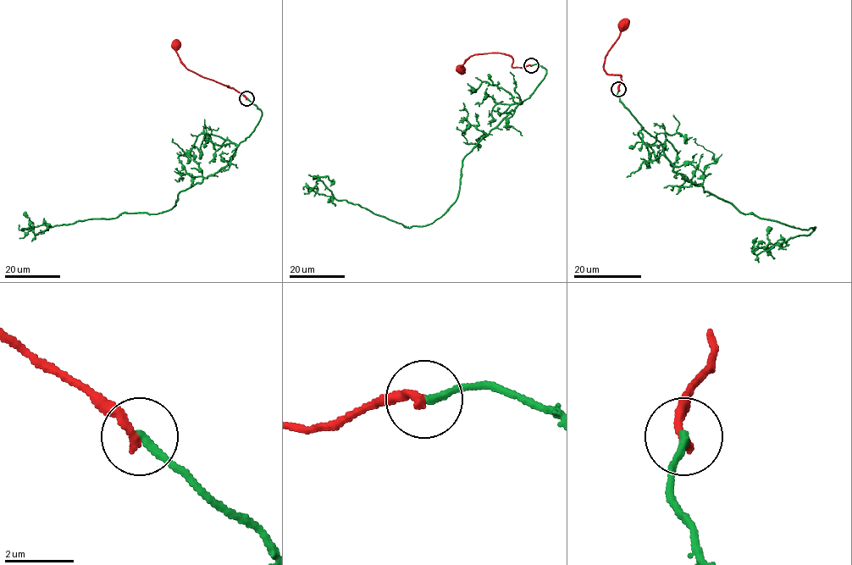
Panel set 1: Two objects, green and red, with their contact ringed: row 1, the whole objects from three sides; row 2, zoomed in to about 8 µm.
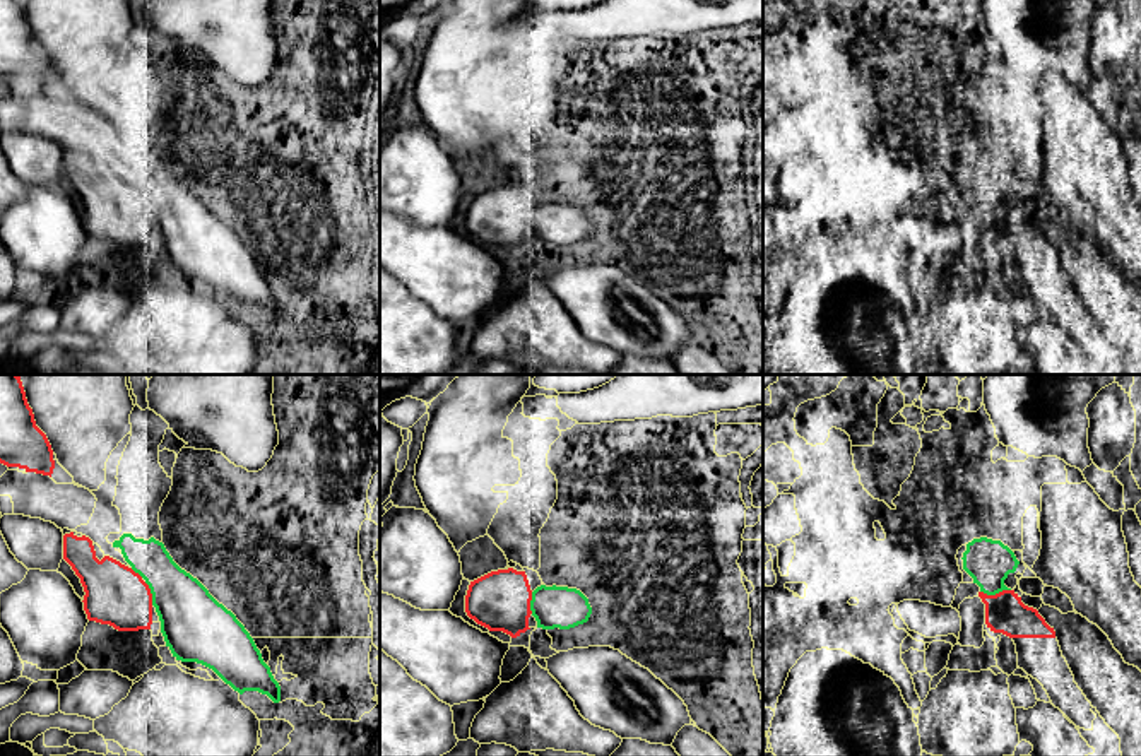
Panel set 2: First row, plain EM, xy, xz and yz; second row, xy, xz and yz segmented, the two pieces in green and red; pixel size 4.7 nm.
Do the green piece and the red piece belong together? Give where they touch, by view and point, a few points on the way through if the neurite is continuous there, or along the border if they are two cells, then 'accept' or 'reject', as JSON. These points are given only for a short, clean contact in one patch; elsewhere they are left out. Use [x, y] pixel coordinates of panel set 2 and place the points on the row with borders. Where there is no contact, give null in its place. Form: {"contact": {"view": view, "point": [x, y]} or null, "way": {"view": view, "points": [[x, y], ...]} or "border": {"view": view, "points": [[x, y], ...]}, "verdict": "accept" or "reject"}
{"contact": {"view": "yz", "point": [994, 594]}, "verdict": "reject"}

